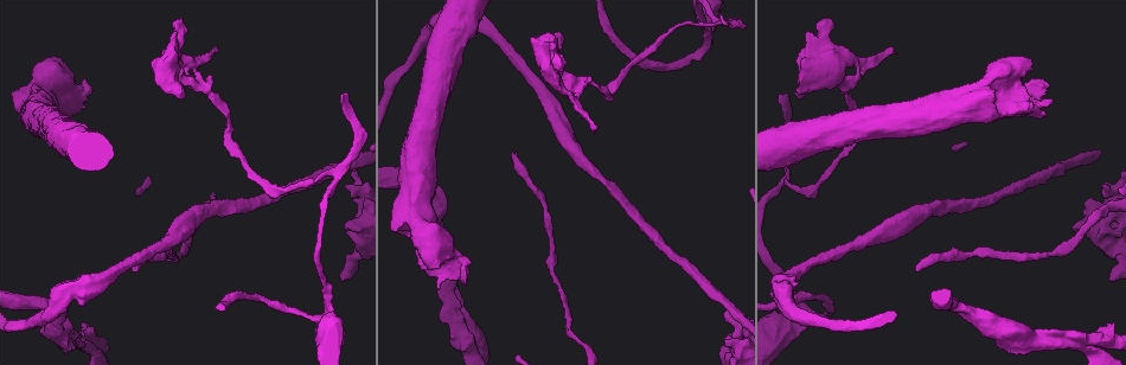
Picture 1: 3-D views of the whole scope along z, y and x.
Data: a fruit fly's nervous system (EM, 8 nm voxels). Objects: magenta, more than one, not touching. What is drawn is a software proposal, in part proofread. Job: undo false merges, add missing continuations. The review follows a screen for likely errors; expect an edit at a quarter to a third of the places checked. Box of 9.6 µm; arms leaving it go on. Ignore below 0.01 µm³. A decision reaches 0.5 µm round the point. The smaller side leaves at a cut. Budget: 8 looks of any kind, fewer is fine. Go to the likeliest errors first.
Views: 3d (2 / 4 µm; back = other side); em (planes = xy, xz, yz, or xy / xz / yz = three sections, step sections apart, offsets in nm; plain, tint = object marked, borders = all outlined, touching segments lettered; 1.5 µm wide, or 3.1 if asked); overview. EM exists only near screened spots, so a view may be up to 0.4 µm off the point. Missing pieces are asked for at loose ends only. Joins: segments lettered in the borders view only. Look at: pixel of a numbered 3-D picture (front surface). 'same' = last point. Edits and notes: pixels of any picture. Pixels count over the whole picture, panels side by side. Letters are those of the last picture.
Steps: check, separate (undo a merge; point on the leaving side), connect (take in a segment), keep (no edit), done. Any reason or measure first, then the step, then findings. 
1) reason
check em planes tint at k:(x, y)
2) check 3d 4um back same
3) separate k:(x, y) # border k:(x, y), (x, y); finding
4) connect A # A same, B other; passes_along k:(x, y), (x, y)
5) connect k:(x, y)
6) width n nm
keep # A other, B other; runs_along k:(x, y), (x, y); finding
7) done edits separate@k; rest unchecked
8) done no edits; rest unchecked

free end
check em xz step 4 tint at 1:(720, 15)

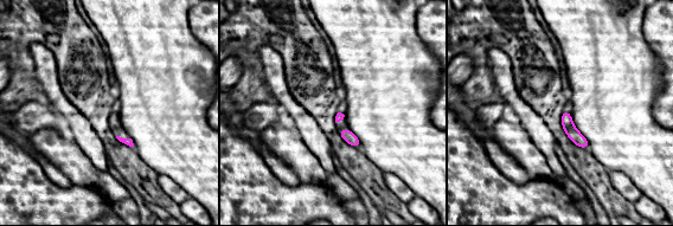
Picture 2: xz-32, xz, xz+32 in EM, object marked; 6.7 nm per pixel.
check em xy step 4 borders same

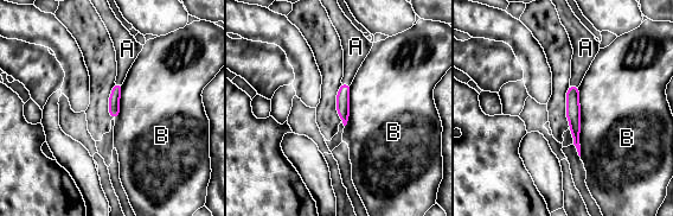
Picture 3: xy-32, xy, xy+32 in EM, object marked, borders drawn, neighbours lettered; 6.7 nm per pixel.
connect 3:(356, 48) # A same, B other; passes_along 3:(343, 100), (346, 83), (356, 48); the cell continues

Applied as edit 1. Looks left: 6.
check overview

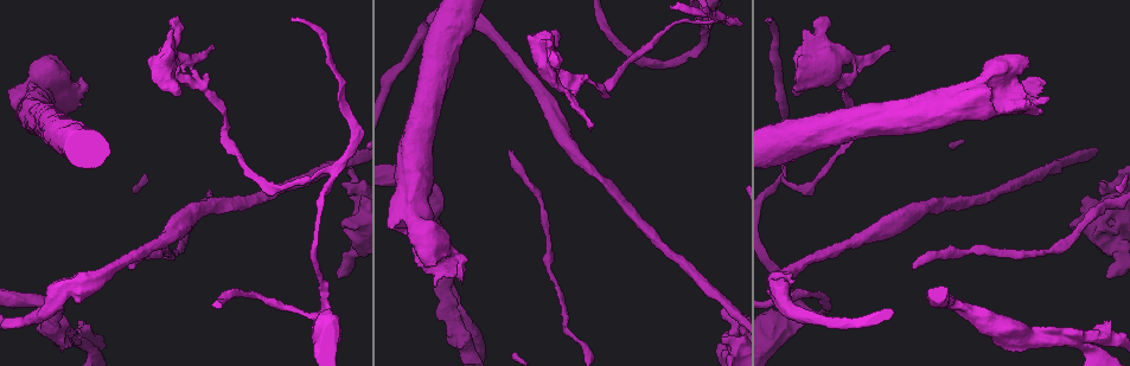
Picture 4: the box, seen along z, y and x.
a fork
check em planes borders at 4:(333, 176)

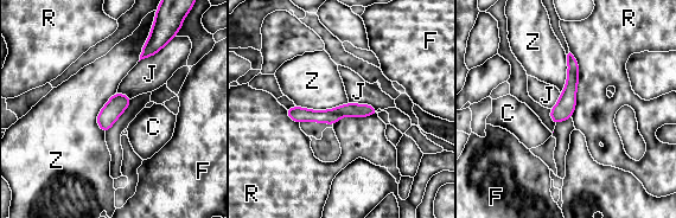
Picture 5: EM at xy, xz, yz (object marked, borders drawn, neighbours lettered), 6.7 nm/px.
keep # C other, F other, J other, R other, Z other; runs_along 5:(289, 111), (375, 111); continuous, no second cell

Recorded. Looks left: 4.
free end
check 3d 2um back at 4:(178, 15)

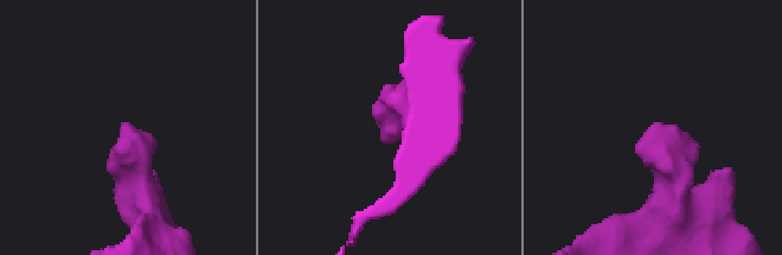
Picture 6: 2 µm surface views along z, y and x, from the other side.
check em planes borders at 6:(388, 121)

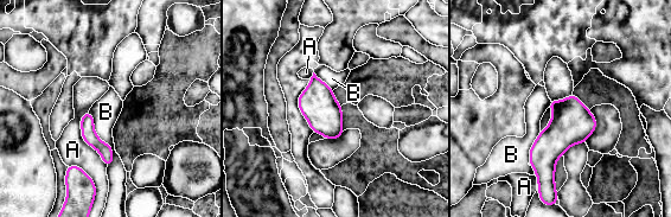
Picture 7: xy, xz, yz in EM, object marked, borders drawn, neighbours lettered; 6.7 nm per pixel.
width 240 nm
keep # A other, B other; border 7:(89, 110), (112, 148), (108, 167); none of them fits

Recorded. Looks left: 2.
done edits connect@3; rest unchecked

